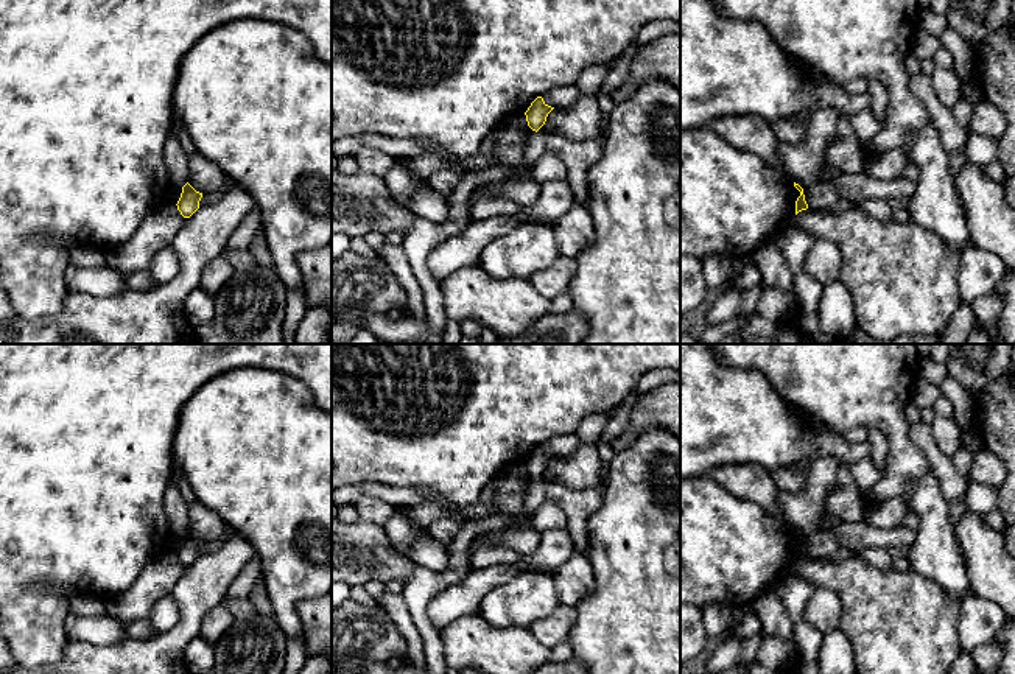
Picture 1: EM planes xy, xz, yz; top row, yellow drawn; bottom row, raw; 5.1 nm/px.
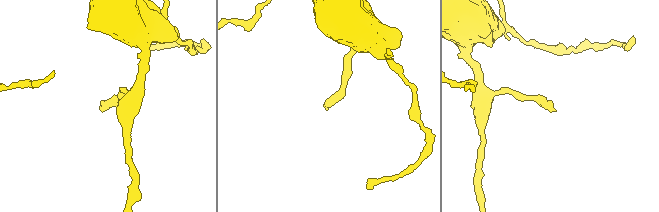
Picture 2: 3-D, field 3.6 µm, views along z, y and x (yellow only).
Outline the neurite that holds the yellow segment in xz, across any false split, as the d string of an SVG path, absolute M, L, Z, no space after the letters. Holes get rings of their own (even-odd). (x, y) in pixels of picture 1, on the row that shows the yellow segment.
M537 97L525 112L528 126L537 132L553 109L554 107L548 106L542 97Z

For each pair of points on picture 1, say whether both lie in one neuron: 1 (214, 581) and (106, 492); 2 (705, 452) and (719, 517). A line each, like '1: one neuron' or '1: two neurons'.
1: two neurons
2: two neurons

